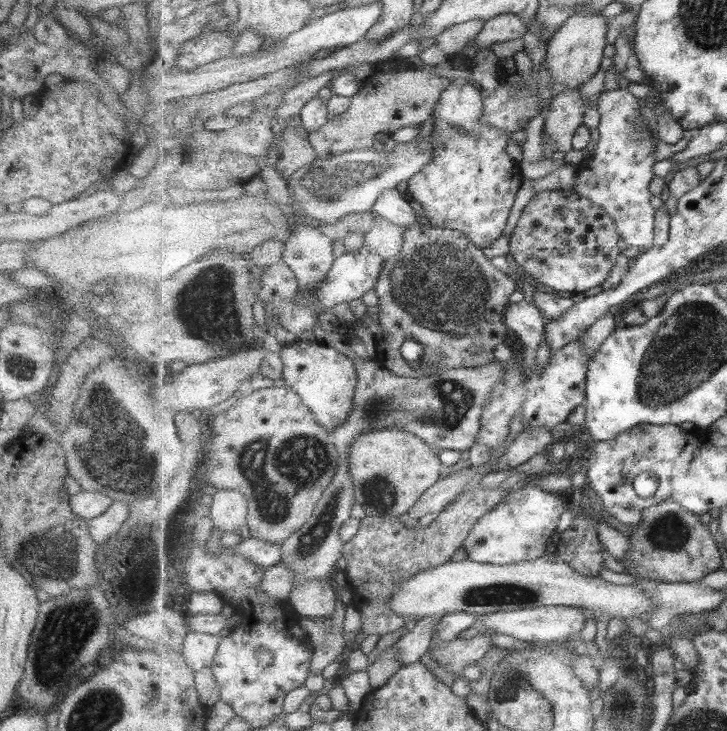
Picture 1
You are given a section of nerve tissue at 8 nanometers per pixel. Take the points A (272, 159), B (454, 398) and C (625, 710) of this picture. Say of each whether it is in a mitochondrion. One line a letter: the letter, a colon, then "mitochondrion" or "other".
A: other
B: mitochondrion
C: mitochondrion

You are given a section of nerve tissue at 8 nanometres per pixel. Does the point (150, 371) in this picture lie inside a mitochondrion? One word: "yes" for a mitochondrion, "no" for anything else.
no

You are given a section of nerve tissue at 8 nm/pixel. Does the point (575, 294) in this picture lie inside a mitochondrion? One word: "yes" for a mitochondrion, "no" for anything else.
no

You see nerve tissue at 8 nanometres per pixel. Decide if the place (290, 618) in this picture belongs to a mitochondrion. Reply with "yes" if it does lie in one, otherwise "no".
no

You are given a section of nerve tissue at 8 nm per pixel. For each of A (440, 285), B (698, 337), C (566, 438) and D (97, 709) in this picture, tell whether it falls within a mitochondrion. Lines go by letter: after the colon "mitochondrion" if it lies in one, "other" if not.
A: mitochondrion
B: mitochondrion
C: other
D: mitochondrion

